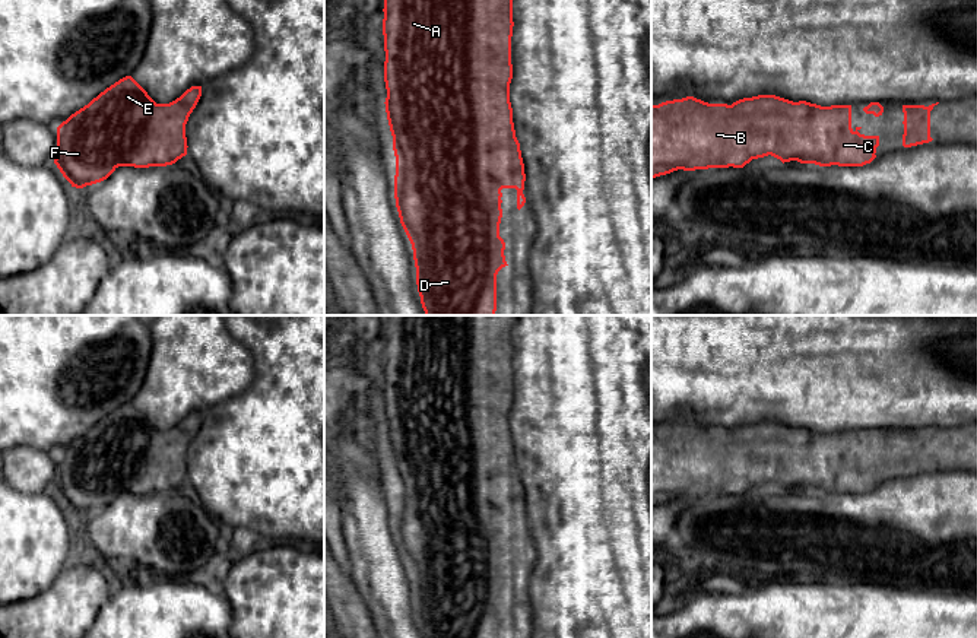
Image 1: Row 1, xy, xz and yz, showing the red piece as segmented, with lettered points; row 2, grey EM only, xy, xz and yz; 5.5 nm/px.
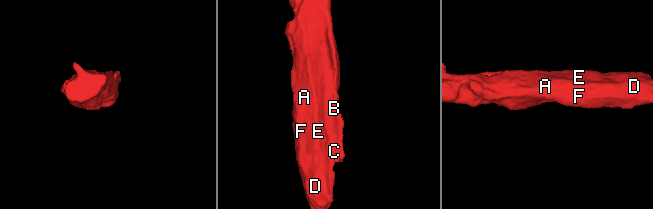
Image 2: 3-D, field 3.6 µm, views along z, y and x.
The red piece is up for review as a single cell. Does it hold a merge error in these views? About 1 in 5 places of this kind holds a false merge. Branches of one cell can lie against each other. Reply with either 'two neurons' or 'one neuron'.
one neuron

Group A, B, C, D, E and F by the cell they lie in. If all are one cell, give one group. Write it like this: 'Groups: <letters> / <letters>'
Groups: A B C D E F

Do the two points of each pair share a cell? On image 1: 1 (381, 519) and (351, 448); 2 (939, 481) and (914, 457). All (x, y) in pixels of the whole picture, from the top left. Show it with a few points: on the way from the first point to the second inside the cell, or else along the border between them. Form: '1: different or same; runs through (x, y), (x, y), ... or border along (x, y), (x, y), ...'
1: same; runs through (367, 501), (357, 466)
2: different; border along (961, 469), (929, 467), (904, 475)

